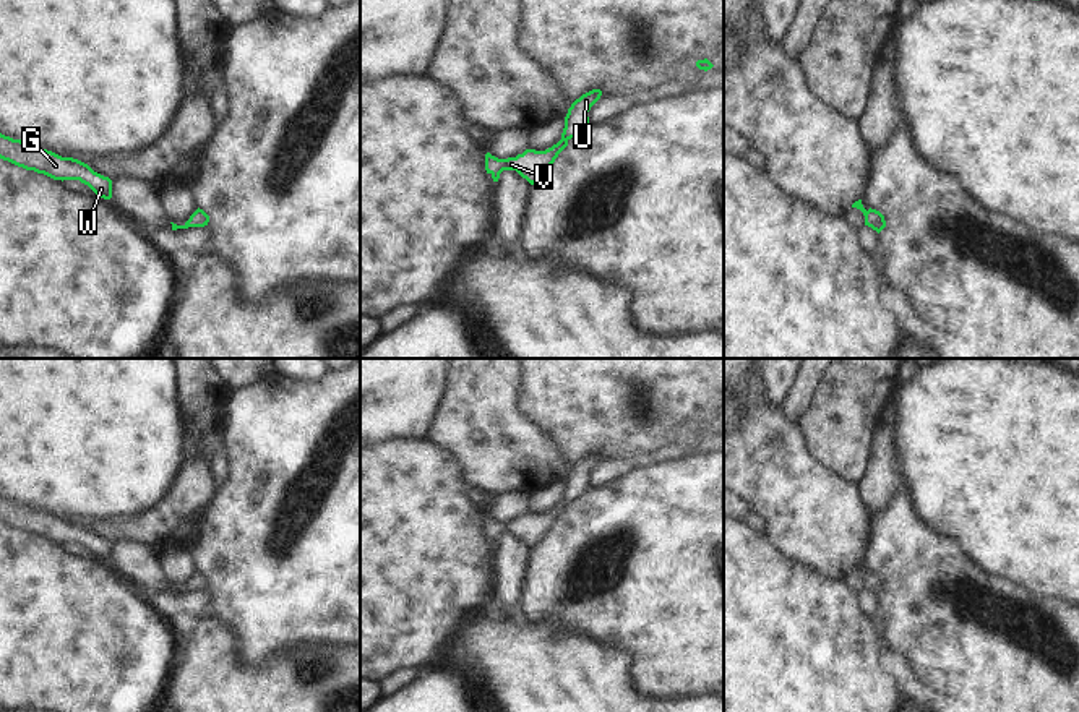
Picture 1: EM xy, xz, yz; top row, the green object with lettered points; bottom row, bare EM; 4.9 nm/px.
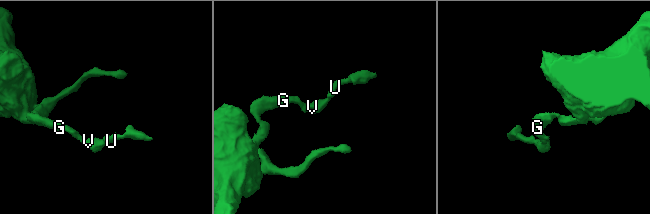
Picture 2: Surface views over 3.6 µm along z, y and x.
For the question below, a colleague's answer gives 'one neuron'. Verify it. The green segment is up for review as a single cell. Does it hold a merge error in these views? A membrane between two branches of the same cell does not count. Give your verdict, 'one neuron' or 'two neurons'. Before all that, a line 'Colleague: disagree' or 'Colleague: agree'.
Colleague: agree
one neuron

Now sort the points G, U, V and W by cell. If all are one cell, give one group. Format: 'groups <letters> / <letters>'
groups G U V W

